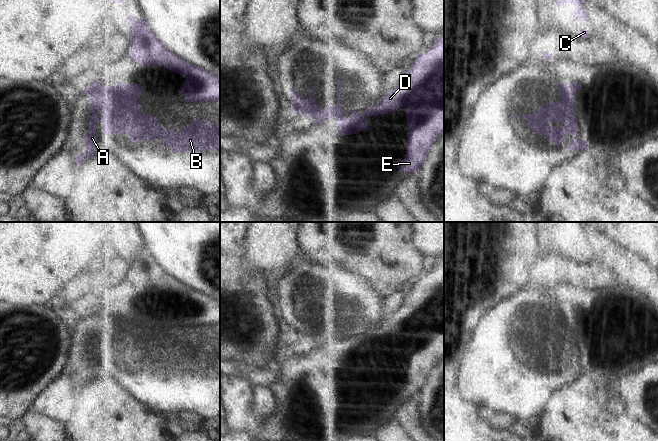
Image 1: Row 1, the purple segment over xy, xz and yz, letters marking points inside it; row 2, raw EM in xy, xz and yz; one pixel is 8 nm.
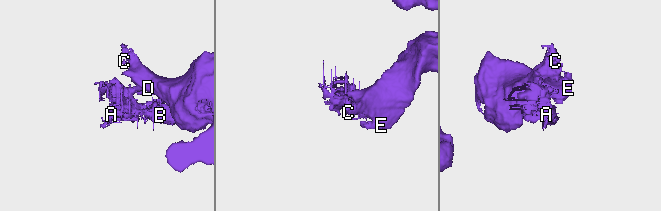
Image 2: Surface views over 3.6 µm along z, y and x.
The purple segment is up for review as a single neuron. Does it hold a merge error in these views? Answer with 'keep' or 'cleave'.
cleave

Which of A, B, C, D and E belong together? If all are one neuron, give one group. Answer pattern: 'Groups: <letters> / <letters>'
Groups: A B / C D E

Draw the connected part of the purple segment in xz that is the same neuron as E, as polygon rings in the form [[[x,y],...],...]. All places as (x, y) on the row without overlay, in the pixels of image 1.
[[[444,260],[434,263],[433,270],[423,278],[418,278],[410,293],[403,300],[402,306],[394,313],[385,317],[379,328],[369,330],[363,338],[353,338],[351,341],[342,340],[341,346],[336,346],[339,351],[339,359],[352,359],[360,355],[368,356],[369,351],[365,340],[377,340],[388,338],[400,331],[406,332],[406,343],[409,350],[408,368],[406,371],[406,380],[403,384],[403,390],[400,396],[420,395],[422,387],[426,383],[427,376],[433,370],[437,361],[444,356]]]

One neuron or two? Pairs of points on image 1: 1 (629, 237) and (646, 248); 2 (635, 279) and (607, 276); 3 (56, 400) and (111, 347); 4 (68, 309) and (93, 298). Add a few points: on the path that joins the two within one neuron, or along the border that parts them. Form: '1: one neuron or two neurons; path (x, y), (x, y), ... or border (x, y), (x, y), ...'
1: one neuron; path (633, 237), (642, 244)
2: two neurons; border (599, 261), (621, 283)
3: two neurons; border (64, 370), (70, 374), (73, 385), (78, 390)
4: one neuron; path (74, 309), (87, 299)

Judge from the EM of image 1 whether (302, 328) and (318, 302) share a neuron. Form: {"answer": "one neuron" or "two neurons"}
{"answer": "one neuron"}

